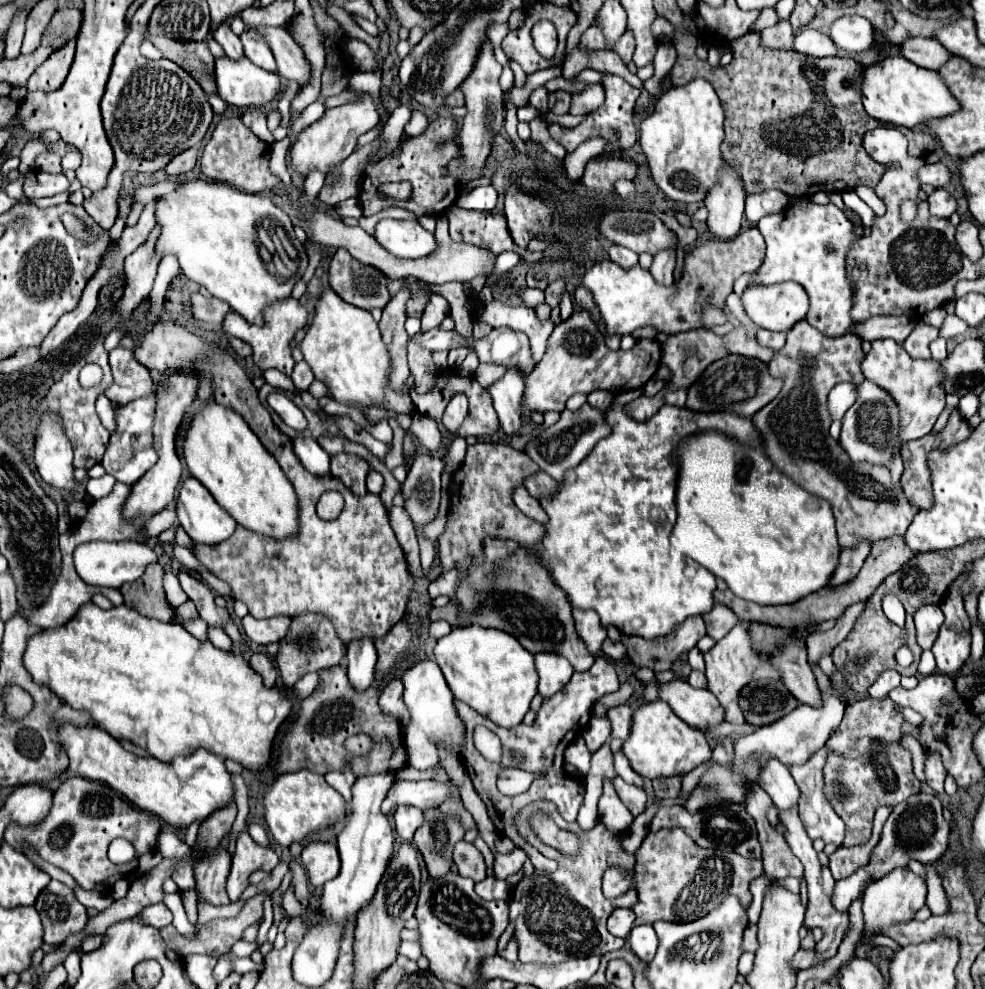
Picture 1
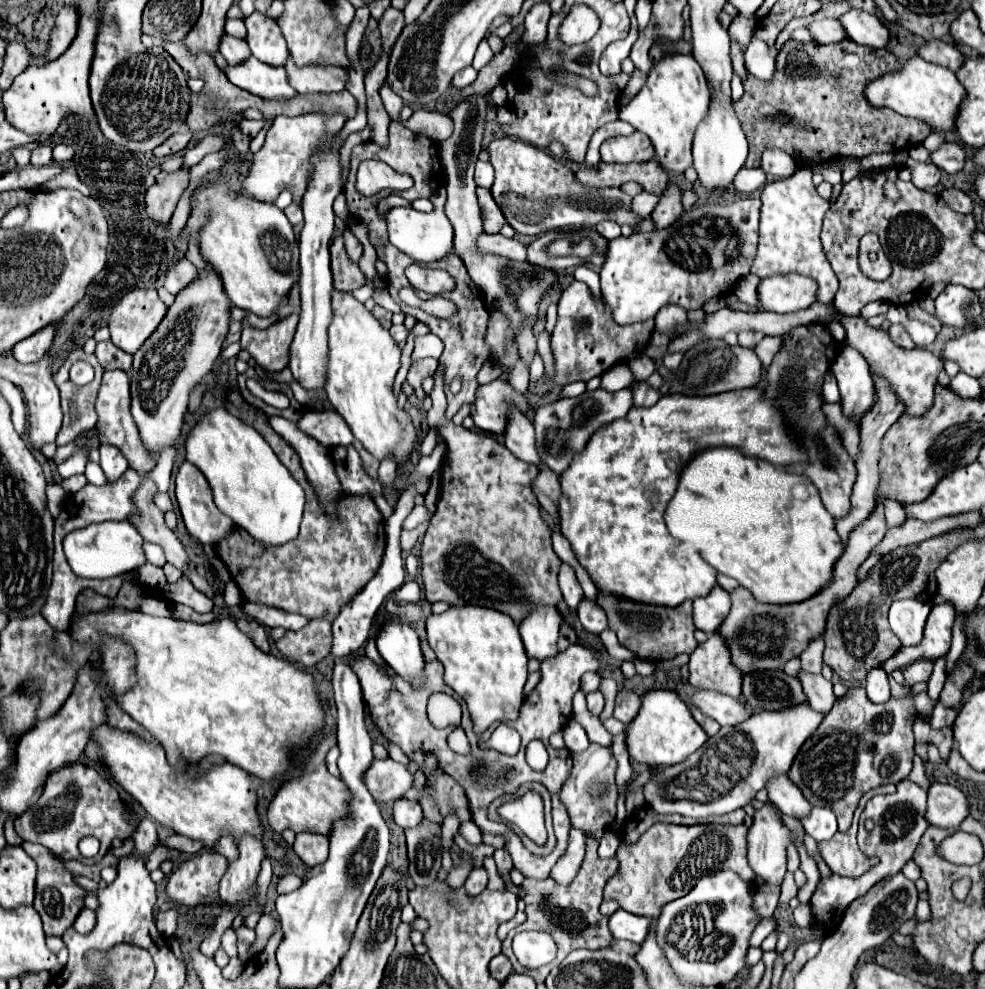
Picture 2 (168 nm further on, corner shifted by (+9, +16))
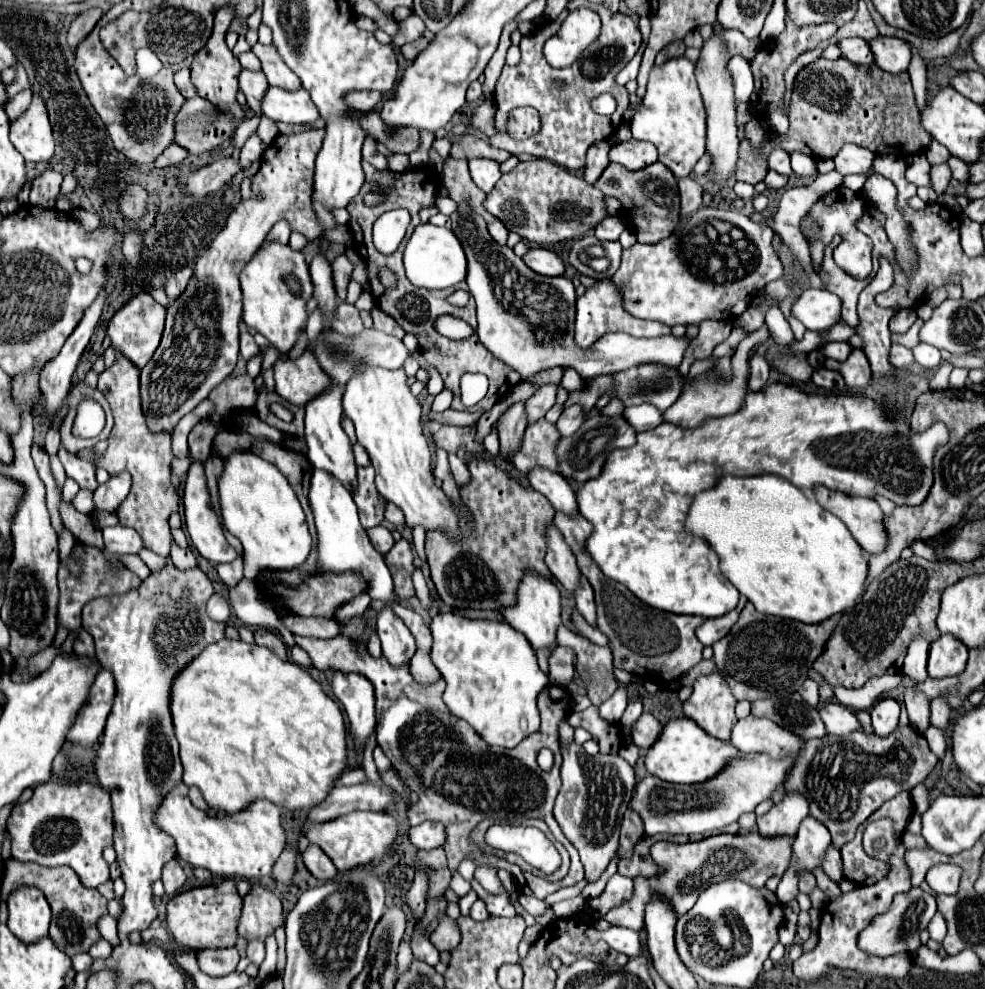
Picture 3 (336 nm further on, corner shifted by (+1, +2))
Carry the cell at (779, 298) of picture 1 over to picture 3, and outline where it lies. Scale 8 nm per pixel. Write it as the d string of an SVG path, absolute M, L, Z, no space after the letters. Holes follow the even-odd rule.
M805 290L791 306L791 314L805 324L807 330L829 330L841 314L841 300L827 290Z

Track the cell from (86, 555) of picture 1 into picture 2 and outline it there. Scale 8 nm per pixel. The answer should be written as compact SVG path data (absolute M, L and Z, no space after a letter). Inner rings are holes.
M127 520L101 522L101 524L91 524L87 528L75 530L67 534L67 538L63 540L63 548L69 560L69 566L81 578L113 578L145 564L143 538Z

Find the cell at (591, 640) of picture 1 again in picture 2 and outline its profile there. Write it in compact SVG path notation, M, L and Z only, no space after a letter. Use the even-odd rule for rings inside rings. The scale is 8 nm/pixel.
M561 564L561 570L559 570L559 588L561 588L561 594L563 594L563 600L567 602L567 606L571 610L577 608L577 604L583 600L583 590L575 578L575 572L569 564Z

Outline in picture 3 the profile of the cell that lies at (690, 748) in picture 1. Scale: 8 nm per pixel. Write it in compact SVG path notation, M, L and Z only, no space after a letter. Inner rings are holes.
M679 716L679 718L671 718L663 726L659 738L647 750L645 768L647 768L647 772L651 772L653 776L657 776L665 782L697 784L697 782L705 782L713 774L717 774L725 766L727 760L731 760L739 754L741 752L737 752L735 746L731 746L731 742L719 742L717 738L703 734L703 730L699 730L699 726L695 726L695 722L691 722L689 718Z

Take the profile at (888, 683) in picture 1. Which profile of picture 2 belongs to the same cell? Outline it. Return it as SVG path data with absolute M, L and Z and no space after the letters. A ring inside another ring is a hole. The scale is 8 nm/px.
M873 668L865 678L865 692L867 692L867 698L875 704L887 702L891 698L889 696L889 676L881 668Z

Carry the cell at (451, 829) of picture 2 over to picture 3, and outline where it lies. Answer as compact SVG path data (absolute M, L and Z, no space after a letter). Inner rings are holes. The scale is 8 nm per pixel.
M455 870L455 874L453 874L453 880L451 880L451 888L453 888L453 892L461 898L461 896L465 896L469 890L471 890L471 884Z

